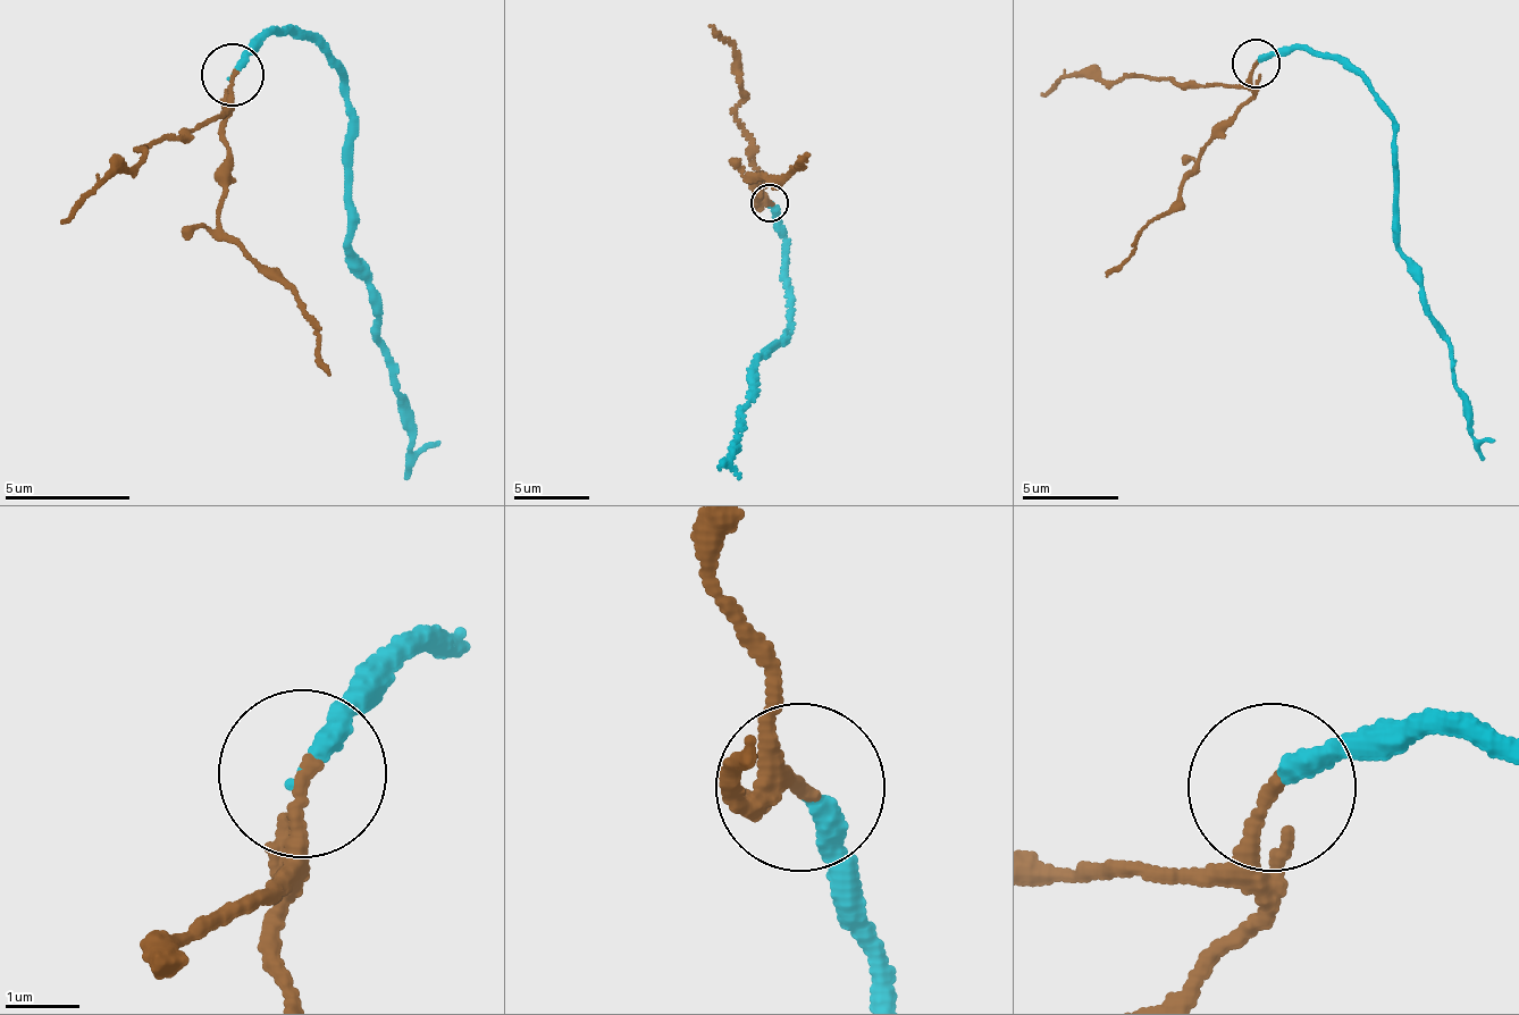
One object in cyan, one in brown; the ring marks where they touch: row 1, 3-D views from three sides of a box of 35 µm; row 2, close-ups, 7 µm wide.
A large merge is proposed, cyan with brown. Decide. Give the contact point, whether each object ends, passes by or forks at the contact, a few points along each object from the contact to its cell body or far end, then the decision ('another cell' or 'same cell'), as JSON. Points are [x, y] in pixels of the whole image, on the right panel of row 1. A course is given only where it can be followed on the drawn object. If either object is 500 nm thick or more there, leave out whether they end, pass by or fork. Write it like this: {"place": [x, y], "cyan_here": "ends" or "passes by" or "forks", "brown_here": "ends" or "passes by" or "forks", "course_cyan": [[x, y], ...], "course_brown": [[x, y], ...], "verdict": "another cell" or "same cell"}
{"place": [1256, 64], "cyan_here": "ends", "brown_here": "ends", "course_cyan": [[1257, 64], [1298, 48], [1349, 56], [1391, 122], [1394, 250], [1448, 344], [1466, 424], [1478, 439], [1493, 438]], "course_brown": [[1257, 64], [1249, 100], [1199, 160], [1173, 204], [1105, 278]], "verdict": "another cell"}

